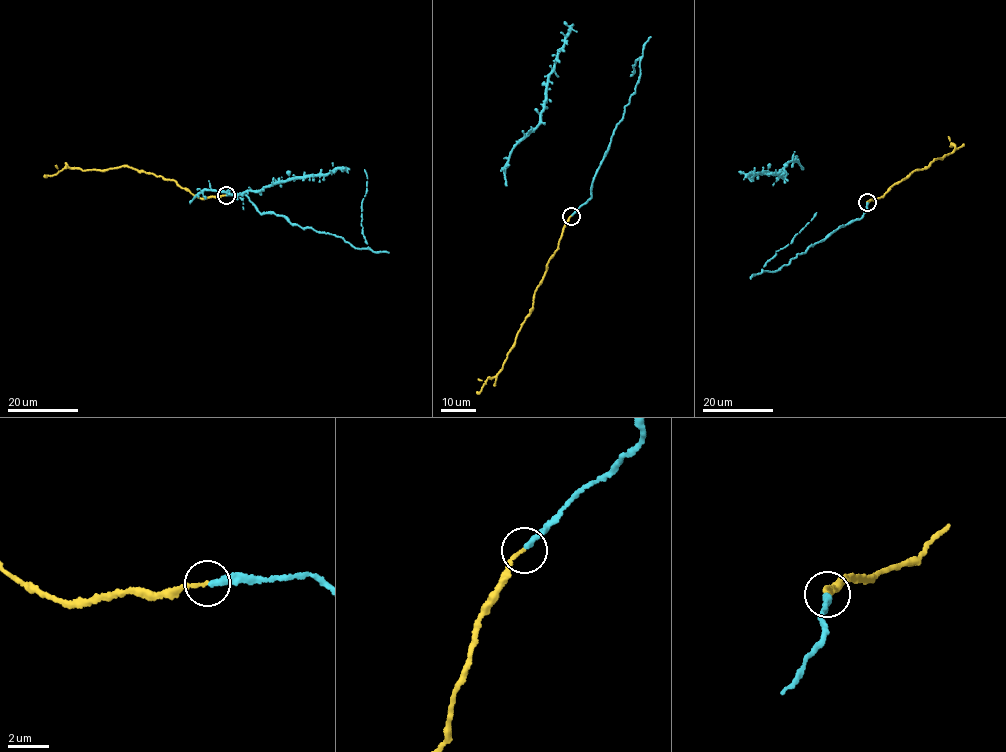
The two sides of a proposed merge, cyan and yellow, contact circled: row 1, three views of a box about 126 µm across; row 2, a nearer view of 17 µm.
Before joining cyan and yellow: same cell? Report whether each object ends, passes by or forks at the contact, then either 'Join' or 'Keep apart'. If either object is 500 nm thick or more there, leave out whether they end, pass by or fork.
At the ring cyan ends. At the ring yellow ends. Join

